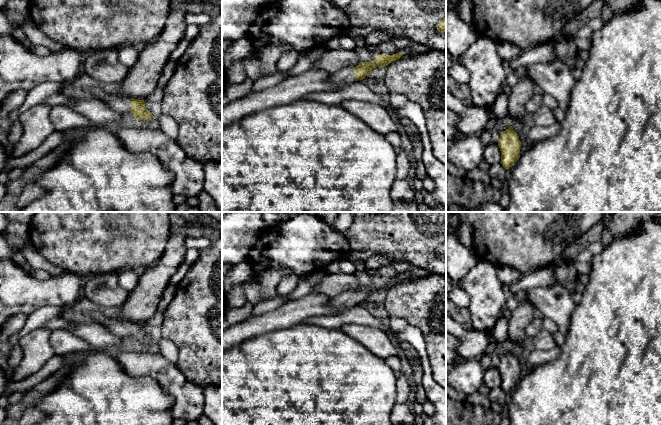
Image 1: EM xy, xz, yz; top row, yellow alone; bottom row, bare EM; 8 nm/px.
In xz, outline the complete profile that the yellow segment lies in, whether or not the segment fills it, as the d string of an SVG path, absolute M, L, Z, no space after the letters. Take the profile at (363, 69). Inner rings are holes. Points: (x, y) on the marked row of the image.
M399 52L393 55L377 55L373 61L360 62L360 64L356 67L345 68L331 74L329 80L336 85L345 85L362 80L372 72L373 68L386 67L388 64L398 60L402 55L404 55L403 52Z

